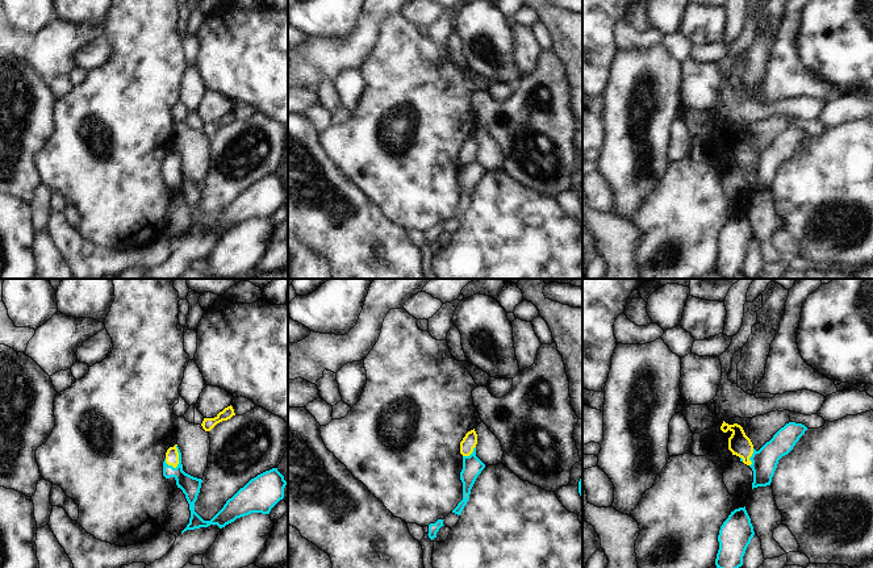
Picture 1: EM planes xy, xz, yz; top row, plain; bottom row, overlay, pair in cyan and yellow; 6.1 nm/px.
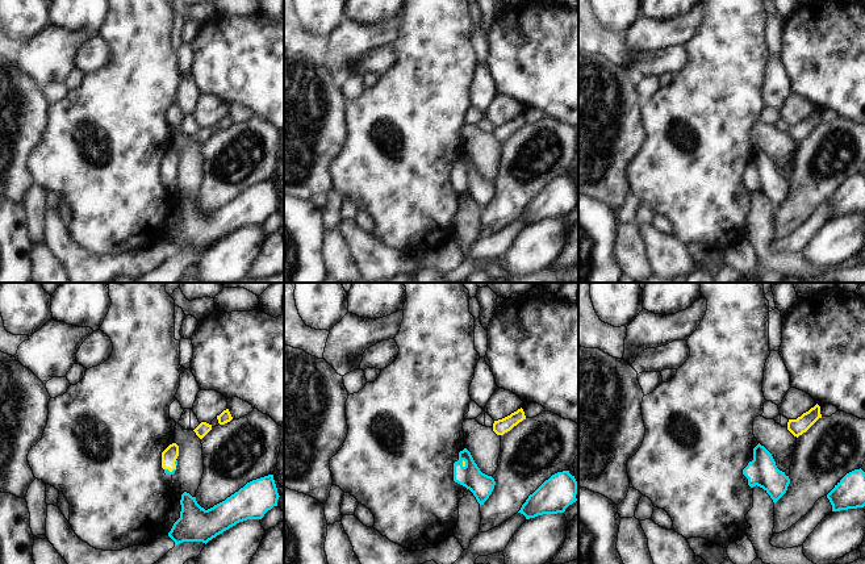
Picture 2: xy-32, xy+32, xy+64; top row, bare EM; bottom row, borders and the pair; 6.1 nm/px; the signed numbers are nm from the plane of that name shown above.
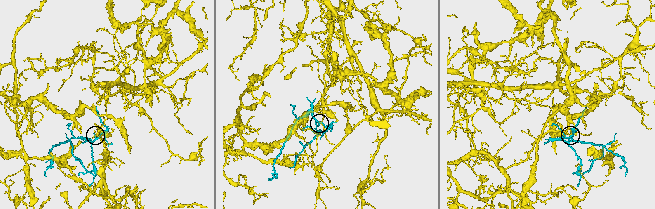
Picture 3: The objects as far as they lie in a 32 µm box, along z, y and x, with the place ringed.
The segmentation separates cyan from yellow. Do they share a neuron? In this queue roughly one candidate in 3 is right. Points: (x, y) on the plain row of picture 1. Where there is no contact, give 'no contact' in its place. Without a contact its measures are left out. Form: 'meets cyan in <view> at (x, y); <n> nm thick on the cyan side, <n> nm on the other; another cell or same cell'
meets cyan in xy at (179, 162); 120 nm thick on the cyan side, 80 nm on the other; another cell

